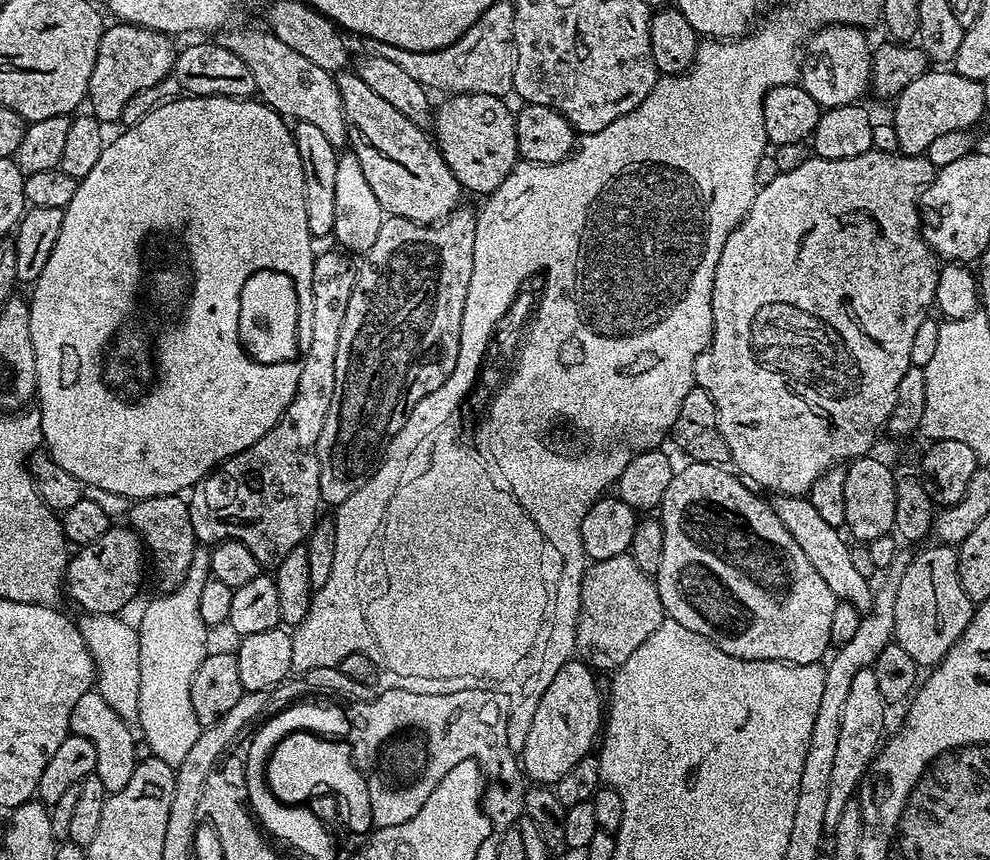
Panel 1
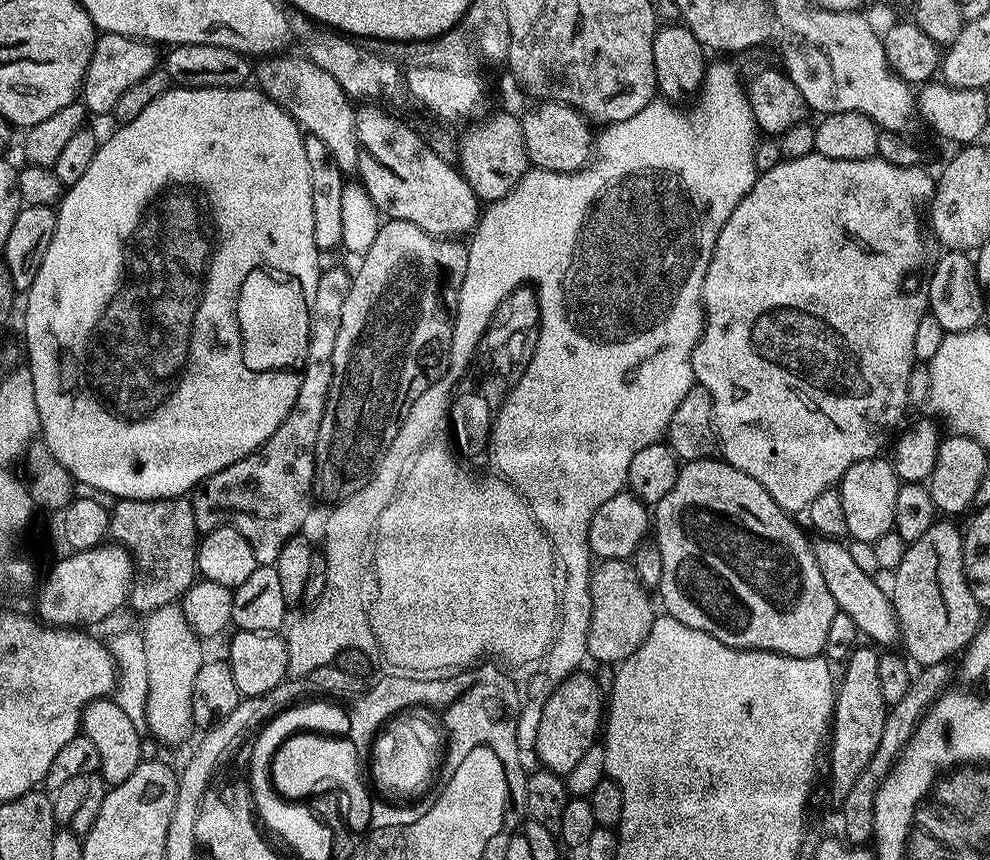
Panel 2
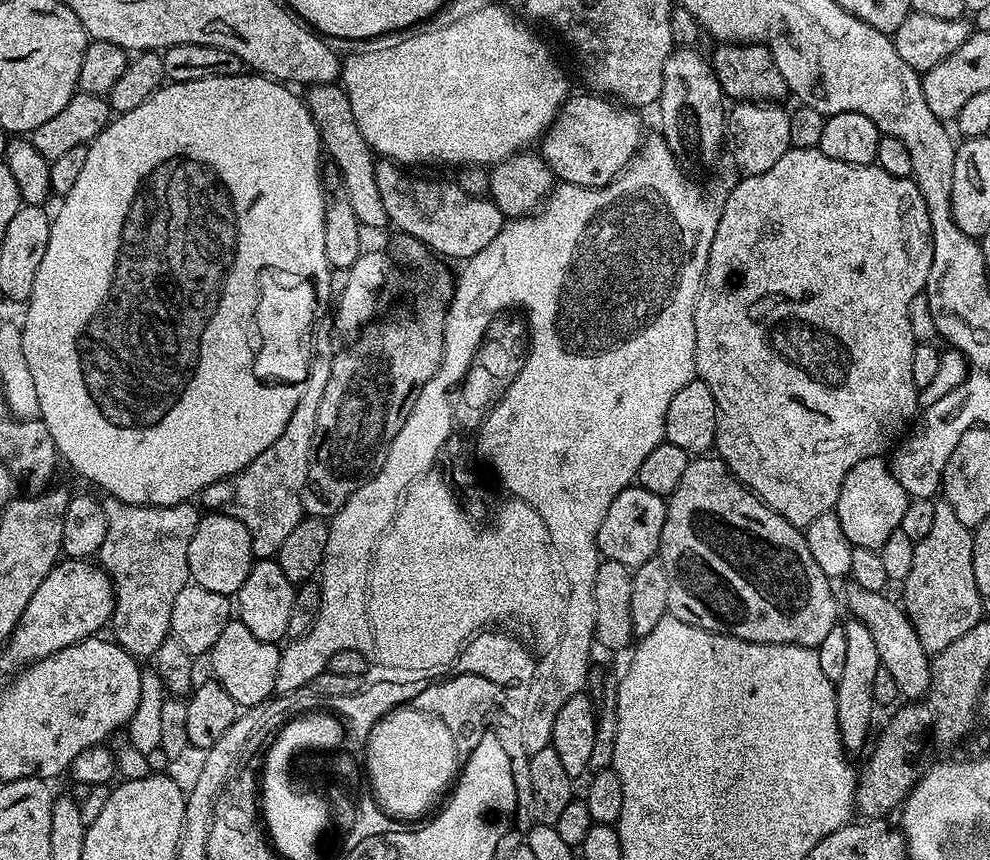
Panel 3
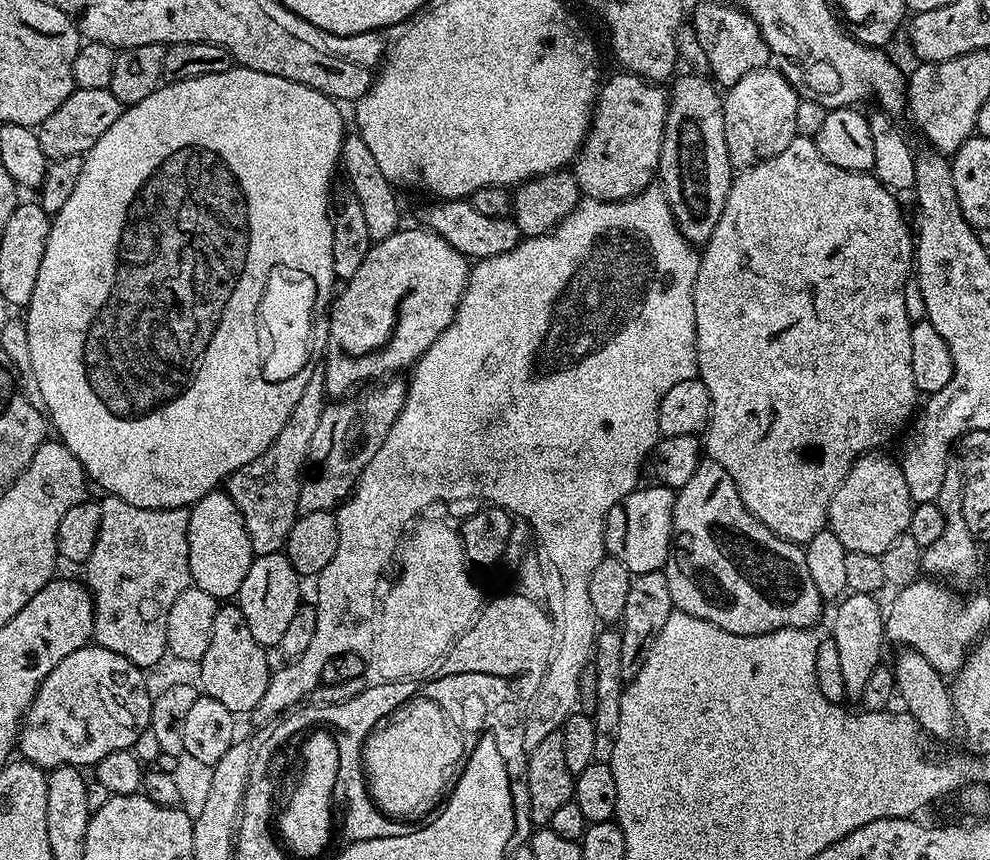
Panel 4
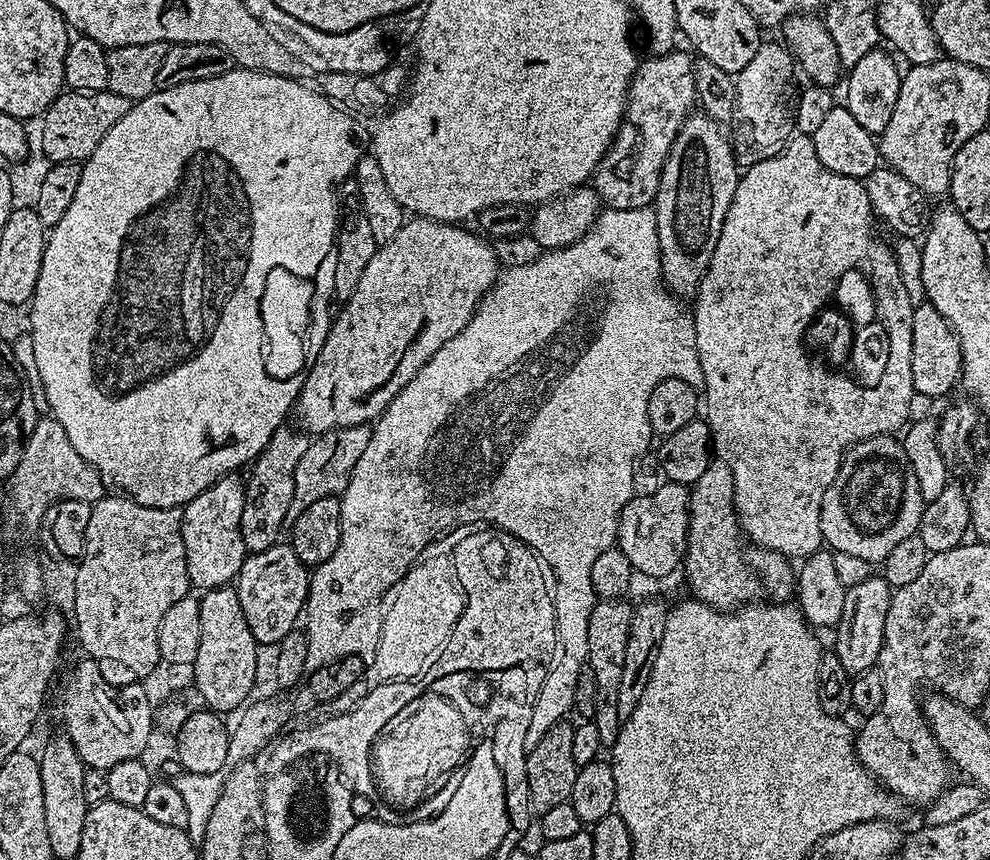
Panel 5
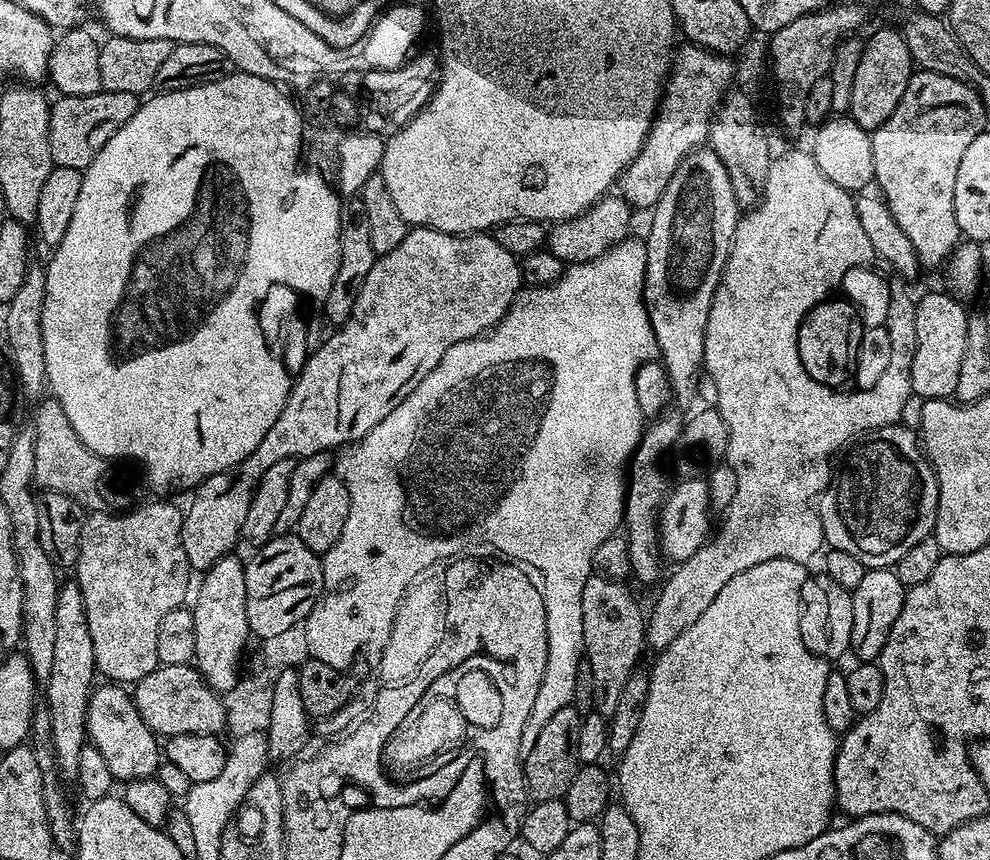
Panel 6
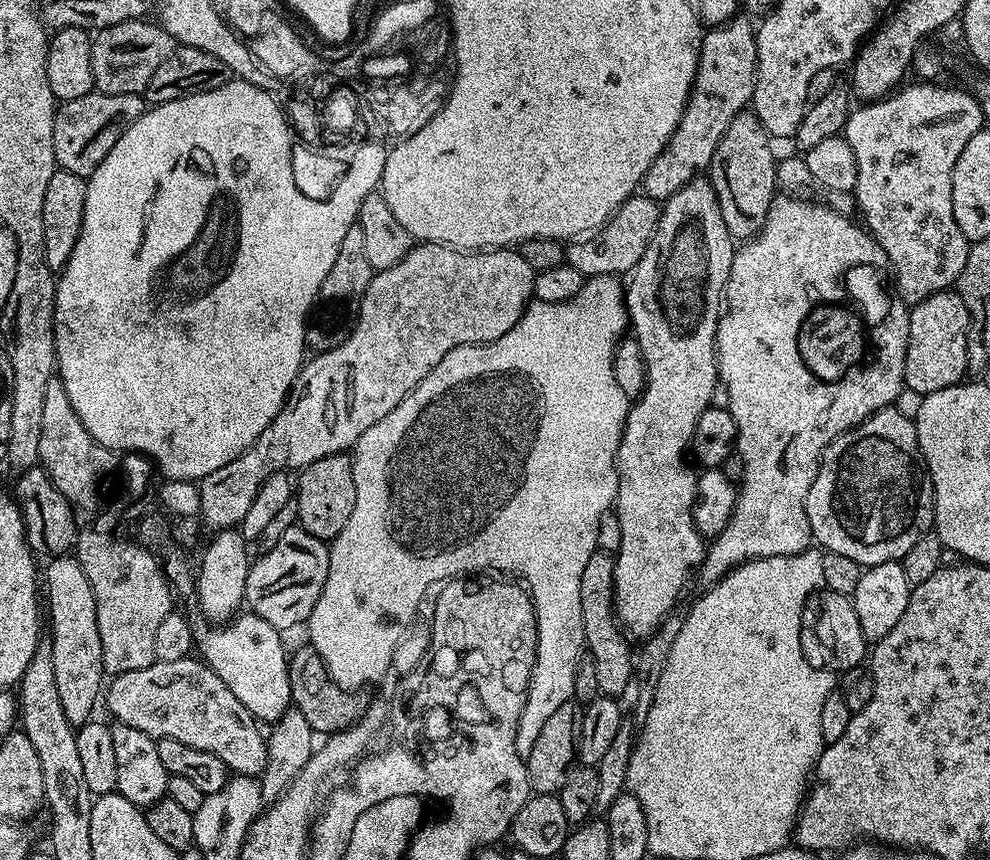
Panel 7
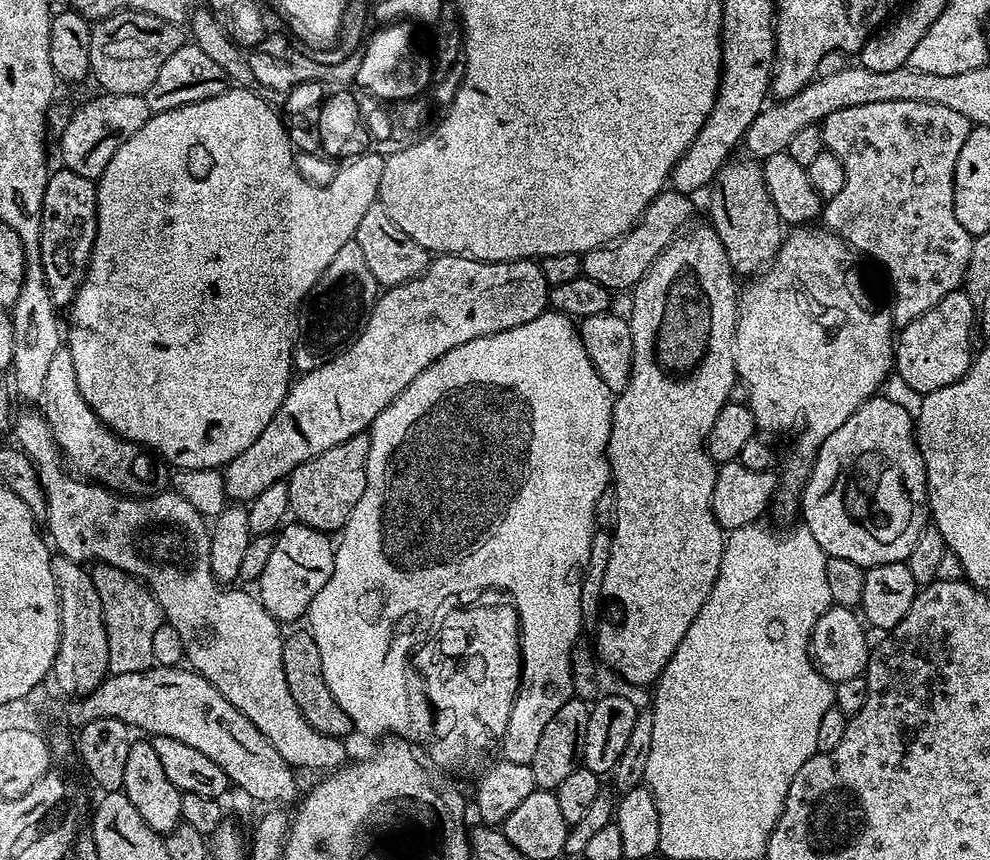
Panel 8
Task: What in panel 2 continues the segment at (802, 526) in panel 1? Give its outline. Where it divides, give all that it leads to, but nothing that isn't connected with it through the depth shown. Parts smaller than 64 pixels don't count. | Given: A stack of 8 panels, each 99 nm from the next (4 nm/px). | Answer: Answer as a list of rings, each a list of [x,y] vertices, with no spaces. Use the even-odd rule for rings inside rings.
[[[832,540],[821,541],[815,547],[816,561],[822,570],[822,578],[826,578],[826,586],[830,594],[834,594],[834,602],[837,609],[850,618],[854,618],[856,628],[860,631],[861,637],[869,636],[871,643],[876,646],[880,644],[892,644],[901,639],[899,622],[896,620],[895,610],[887,591],[884,592],[875,583],[873,576],[866,574],[866,570],[861,570],[854,563],[854,558],[850,557],[848,548],[840,542]]]

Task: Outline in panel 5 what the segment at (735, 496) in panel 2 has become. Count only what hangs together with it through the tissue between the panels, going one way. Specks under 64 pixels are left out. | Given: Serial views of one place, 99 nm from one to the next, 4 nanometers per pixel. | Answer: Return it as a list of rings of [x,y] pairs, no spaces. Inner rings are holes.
[[[714,458],[702,478],[690,485],[688,549],[684,551],[682,573],[692,587],[691,595],[721,610],[735,610],[757,602],[782,604],[791,601],[798,588],[798,572],[792,564],[789,557],[760,548],[745,536],[736,516],[730,466]]]

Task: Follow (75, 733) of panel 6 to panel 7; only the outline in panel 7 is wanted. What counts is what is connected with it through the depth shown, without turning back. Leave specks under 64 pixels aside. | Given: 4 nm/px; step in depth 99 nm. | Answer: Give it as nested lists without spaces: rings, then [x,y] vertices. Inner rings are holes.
[[[75,555],[53,556],[47,561],[48,569],[43,569],[42,580],[48,583],[46,592],[46,616],[52,619],[52,661],[54,662],[54,678],[58,682],[58,699],[62,702],[62,710],[73,726],[87,724],[93,719],[96,699],[101,699],[102,685],[106,680],[104,663],[102,662],[102,638],[98,634],[98,610],[94,602],[94,590],[90,590],[90,581],[86,578],[86,570],[82,570]]]

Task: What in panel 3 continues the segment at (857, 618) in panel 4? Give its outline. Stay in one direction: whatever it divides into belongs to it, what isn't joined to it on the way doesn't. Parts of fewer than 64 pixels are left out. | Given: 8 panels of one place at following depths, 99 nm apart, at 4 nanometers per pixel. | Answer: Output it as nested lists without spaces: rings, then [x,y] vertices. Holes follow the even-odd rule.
[[[852,618],[849,621],[844,624],[847,643],[846,663],[842,678],[835,681],[835,685],[840,744],[845,753],[853,754],[852,752],[860,751],[863,753],[869,743],[868,731],[872,728],[872,711],[877,711],[878,708],[874,702],[874,674],[878,674],[881,667],[878,650],[874,647],[874,638],[870,635],[870,630],[866,630],[861,620]]]

